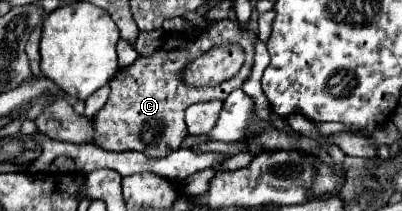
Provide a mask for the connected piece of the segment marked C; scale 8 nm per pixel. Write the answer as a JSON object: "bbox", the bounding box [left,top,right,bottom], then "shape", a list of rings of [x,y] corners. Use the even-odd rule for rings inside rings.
{"bbox":[94,19,256,159],"shape":[[[232,19],[216,21],[198,39],[168,35],[162,47],[156,51],[156,55],[138,57],[130,67],[116,71],[116,75],[110,81],[110,97],[94,117],[94,143],[106,151],[140,151],[148,159],[160,159],[180,149],[184,137],[188,135],[188,131],[184,131],[186,107],[190,107],[192,103],[212,101],[212,99],[226,101],[226,97],[234,89],[240,89],[252,69],[254,41],[256,35],[252,31],[244,33],[238,27],[238,23],[234,23]],[[222,45],[238,45],[246,53],[244,65],[238,71],[238,75],[216,87],[186,87],[182,81],[186,63],[206,53],[208,47],[222,47]]]}

